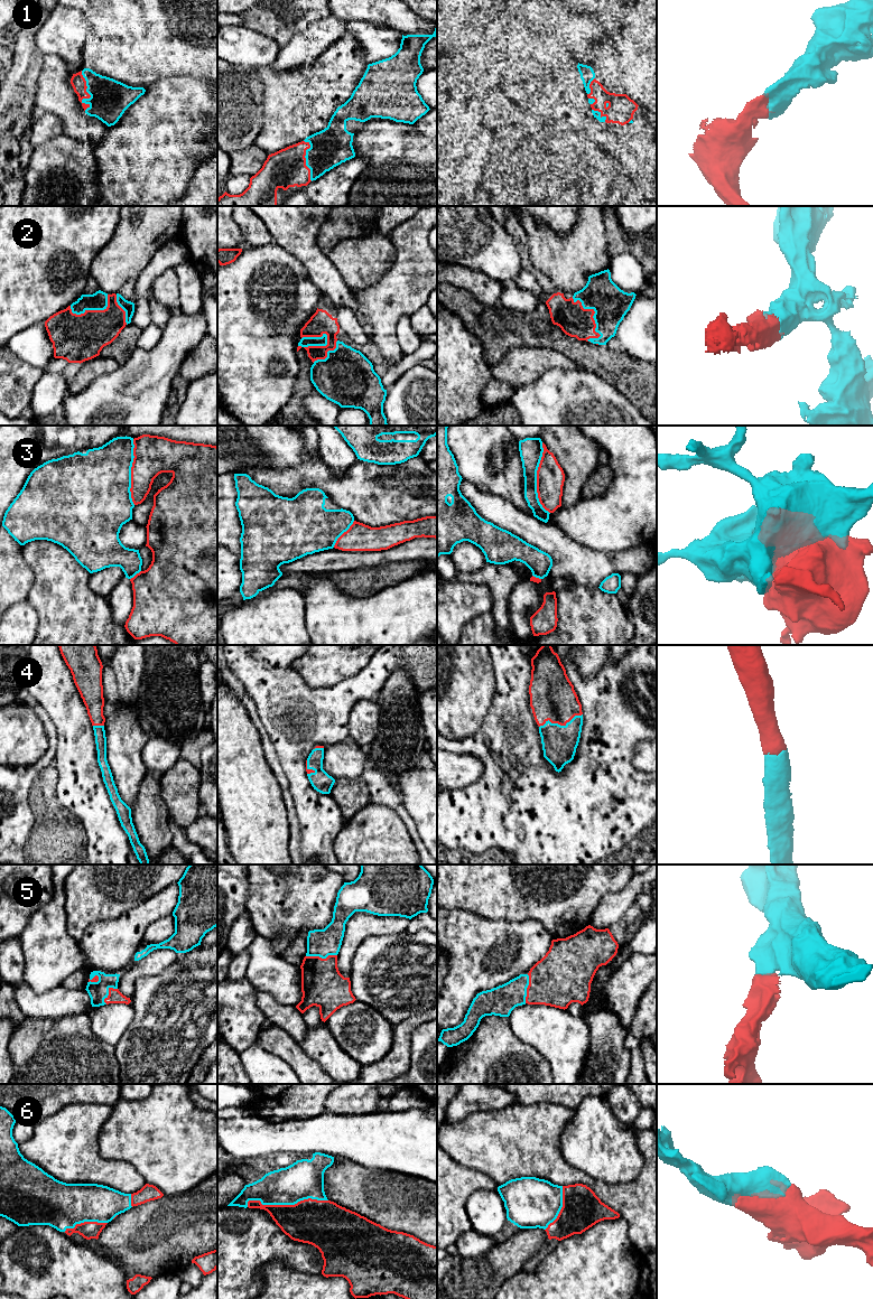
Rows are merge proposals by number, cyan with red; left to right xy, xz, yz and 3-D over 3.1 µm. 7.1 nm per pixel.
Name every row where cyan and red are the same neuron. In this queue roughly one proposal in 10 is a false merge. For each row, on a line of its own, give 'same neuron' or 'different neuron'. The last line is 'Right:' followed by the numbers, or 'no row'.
1: same neuron
2: same neuron
3: same neuron
4: same neuron
5: same neuron
6: same neuron
Right: 1, 2, 3, 4, 5, 6

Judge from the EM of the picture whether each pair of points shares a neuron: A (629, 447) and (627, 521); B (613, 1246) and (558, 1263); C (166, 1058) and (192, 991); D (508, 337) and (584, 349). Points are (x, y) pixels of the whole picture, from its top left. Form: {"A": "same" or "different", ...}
{"A": "same", "B": "same", "C": "same", "D": "same"}

